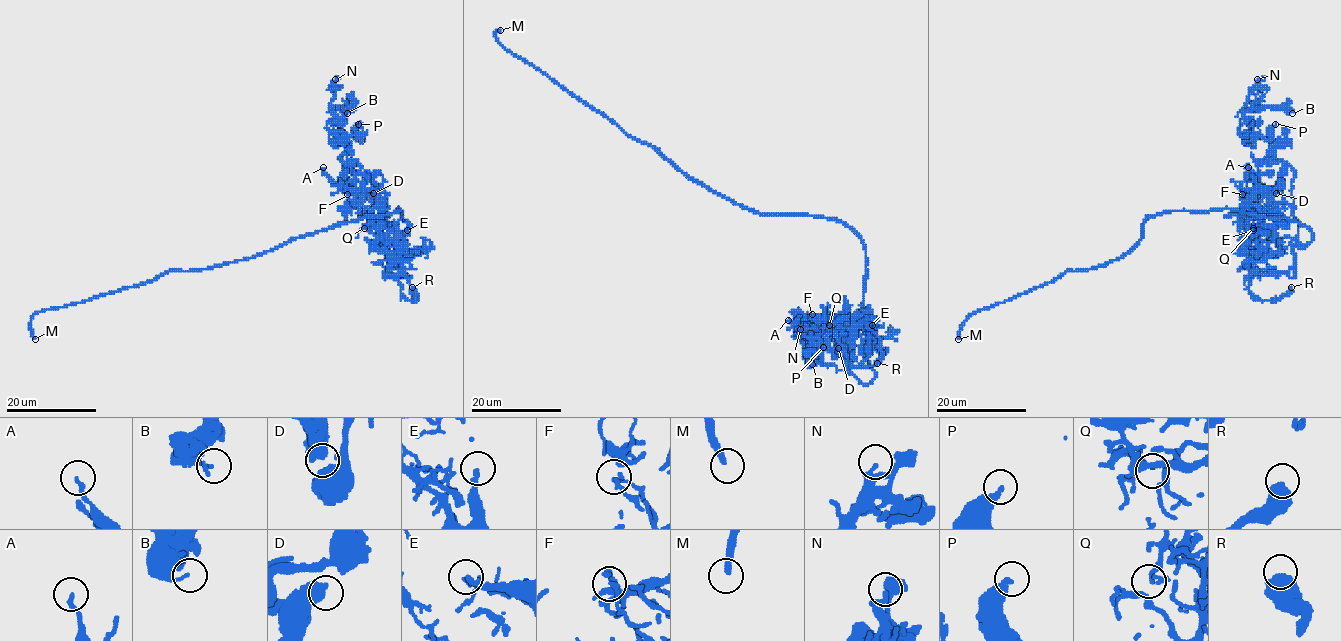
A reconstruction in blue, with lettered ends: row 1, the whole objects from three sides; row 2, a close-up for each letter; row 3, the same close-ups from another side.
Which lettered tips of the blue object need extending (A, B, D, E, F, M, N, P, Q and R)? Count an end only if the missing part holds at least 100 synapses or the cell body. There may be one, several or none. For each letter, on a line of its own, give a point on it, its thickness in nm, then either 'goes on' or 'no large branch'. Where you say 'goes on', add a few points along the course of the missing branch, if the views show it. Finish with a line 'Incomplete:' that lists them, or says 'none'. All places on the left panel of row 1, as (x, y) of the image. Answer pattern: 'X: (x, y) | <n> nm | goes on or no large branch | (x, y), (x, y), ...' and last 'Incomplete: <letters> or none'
A: (323, 167) | 170 nm | no large branch
B: (347, 113) | 170 nm | no large branch
D: (373, 193) | 440 nm | no large branch
E: (407, 230) | 220 nm | no large branch
F: (347, 194) | 140 nm | no large branch
M: (35, 339) | 260 nm | goes on
N: (335, 79) | 200 nm | no large branch
P: (358, 124) | 240 nm | no large branch
Q: (364, 228) | 140 nm | no large branch
R: (412, 287) | 650 nm | no large branch
Incomplete: M

